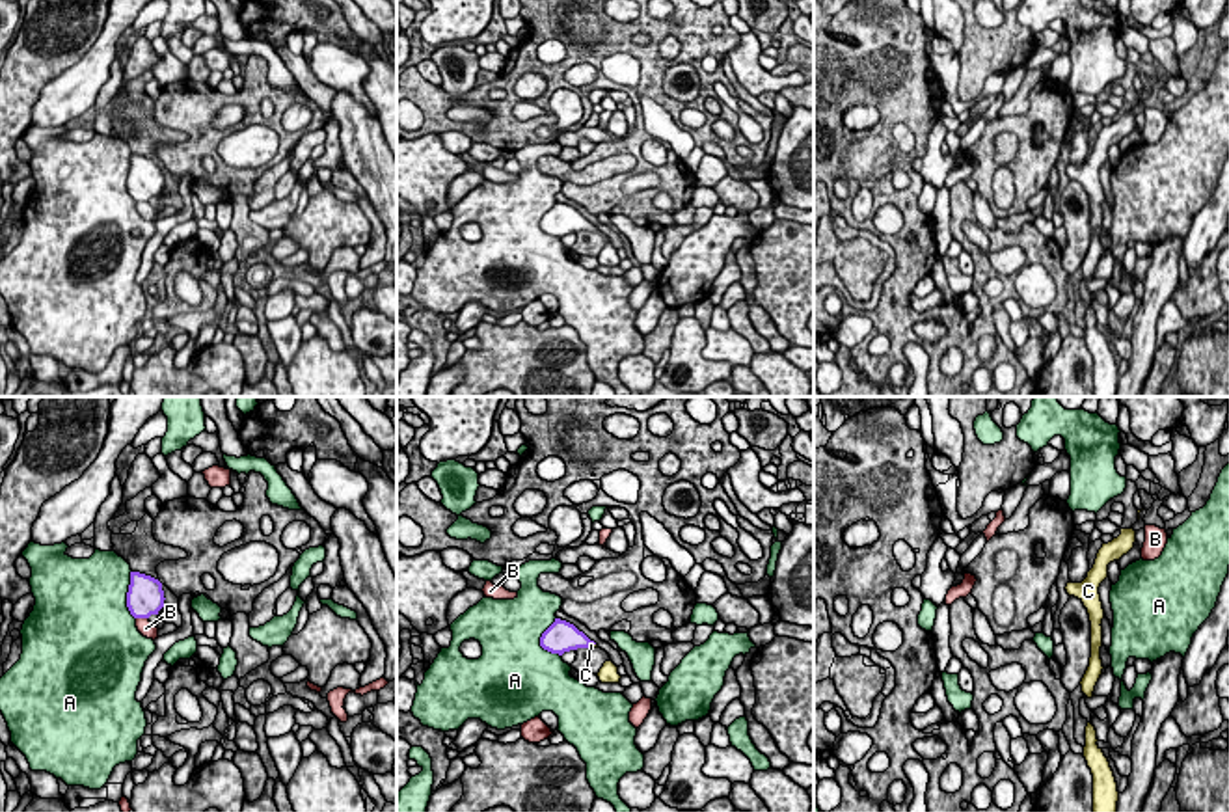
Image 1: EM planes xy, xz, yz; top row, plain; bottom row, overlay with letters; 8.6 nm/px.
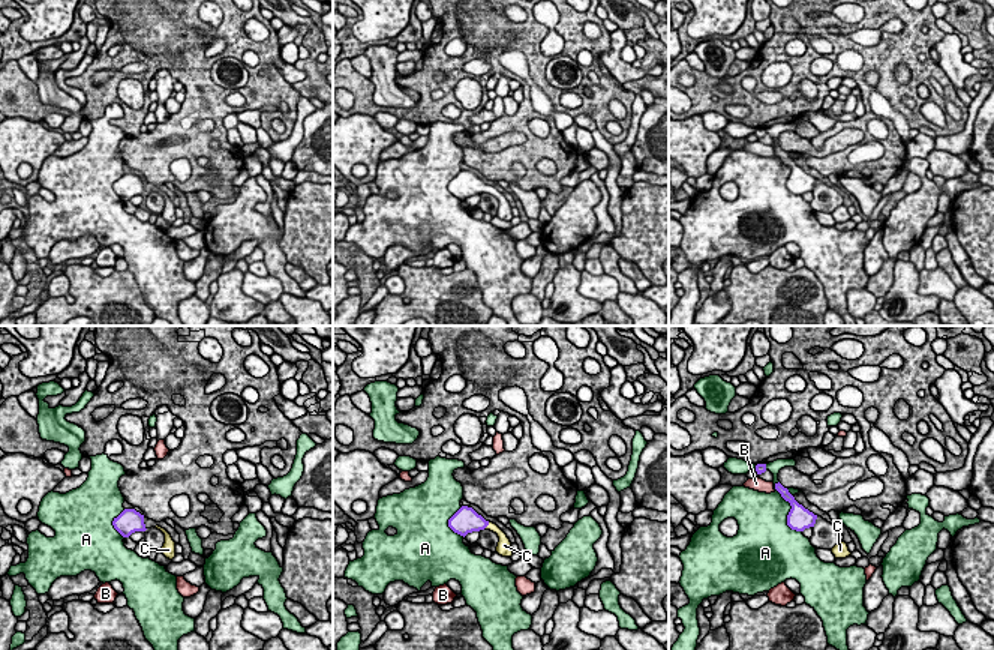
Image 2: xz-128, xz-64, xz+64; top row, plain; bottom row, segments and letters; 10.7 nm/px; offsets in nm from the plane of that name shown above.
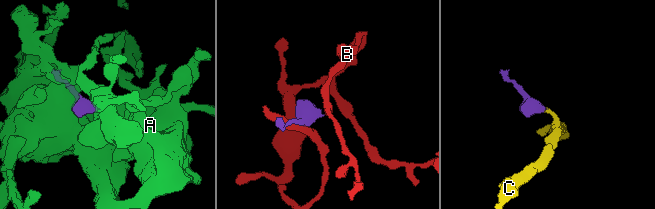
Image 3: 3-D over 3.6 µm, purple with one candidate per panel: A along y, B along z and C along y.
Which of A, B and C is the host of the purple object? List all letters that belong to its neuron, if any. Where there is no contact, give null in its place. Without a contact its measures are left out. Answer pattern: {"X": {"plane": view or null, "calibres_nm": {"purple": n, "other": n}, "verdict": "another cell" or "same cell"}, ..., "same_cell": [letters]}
{"A": {"plane": "xy", "calibres_nm": {"purple": 320, "other": 480}, "verdict": "another cell"}, "B": {"plane": "xy", "calibres_nm": {"purple": 320, "other": 140}, "verdict": "another cell"}, "C": {"plane": "xz", "calibres_nm": {"purple": 260, "other": 30}, "verdict": "same cell"}, "same_cell": ["C"]}

